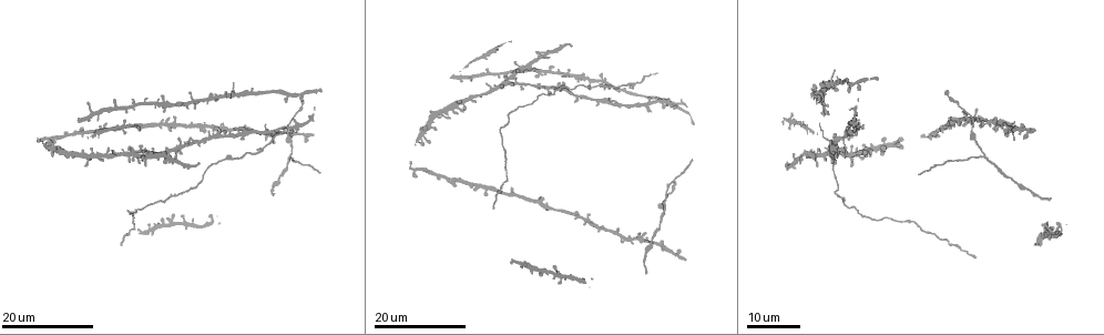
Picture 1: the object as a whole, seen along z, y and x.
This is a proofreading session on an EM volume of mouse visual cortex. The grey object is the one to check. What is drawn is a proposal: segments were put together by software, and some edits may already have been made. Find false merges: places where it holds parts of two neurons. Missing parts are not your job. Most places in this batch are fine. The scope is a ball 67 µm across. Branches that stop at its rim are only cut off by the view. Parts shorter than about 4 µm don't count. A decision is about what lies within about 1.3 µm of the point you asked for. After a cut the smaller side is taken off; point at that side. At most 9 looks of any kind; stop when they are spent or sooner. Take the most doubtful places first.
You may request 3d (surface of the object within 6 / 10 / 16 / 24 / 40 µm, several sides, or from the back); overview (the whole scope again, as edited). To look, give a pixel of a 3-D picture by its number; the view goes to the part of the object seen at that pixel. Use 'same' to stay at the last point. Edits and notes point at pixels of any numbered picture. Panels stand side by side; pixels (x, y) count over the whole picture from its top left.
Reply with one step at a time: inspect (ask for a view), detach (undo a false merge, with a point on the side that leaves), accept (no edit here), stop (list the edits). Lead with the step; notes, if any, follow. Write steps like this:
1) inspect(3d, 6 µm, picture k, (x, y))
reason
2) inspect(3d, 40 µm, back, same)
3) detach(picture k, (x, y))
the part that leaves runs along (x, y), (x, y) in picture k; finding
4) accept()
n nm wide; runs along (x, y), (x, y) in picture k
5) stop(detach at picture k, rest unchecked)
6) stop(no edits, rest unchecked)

inspect(3d, 24 µm, picture 1, (986, 156))
three-way junction

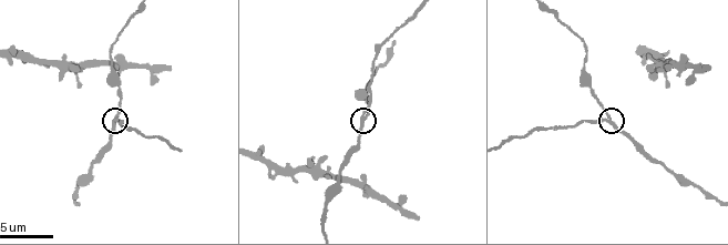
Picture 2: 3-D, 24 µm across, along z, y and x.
inspect(3d, 10 µm, picture 2, (361, 119))

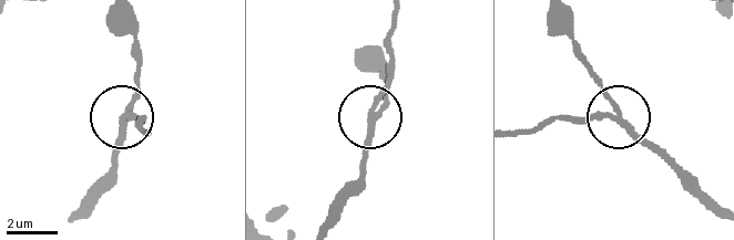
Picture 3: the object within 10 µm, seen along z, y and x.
accept()
220 nm wide; continuous, no second neuron

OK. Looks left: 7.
inspect(3d, 10 µm, picture 2, (111, 69))

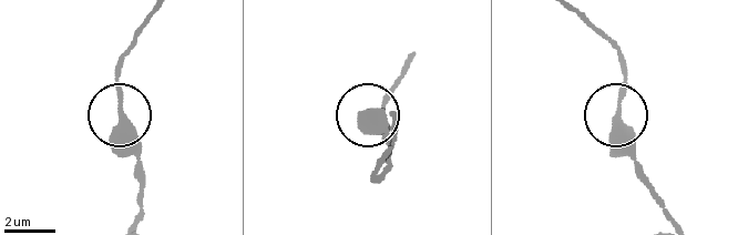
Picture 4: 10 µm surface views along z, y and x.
accept()
350 nm wide; all the same neuron

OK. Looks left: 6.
inspect(3d, 16 µm, picture 2, (318, 168))
four or more arms meet

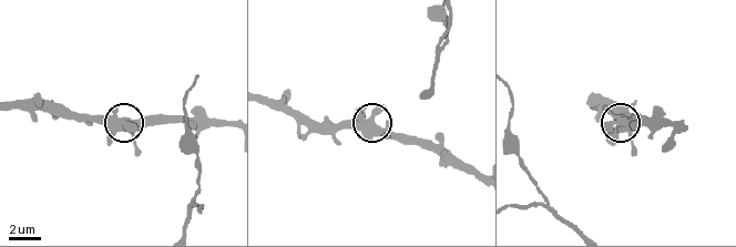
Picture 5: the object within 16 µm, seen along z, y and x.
accept()
runs along (269, 99), (317, 121), (377, 124), (404, 140) in picture 5; one neuron here

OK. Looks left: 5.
inspect(3d, 24 µm, picture 1, (136, 155))
looks like a crossing

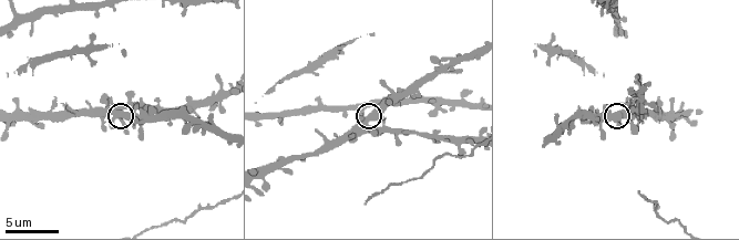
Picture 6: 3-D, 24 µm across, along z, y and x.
inspect(3d, 10 µm, picture 6, (116, 116))
closer look

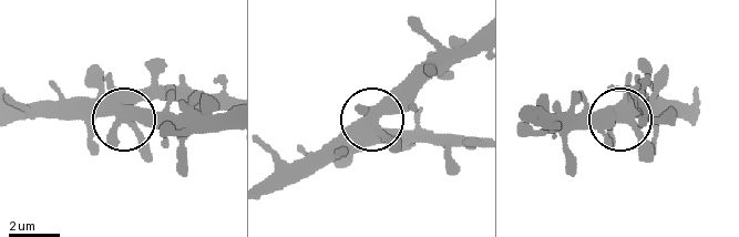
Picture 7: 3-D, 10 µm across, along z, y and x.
accept()
continuous, no second neuron

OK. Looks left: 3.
stop(no edits, rest unchecked)

